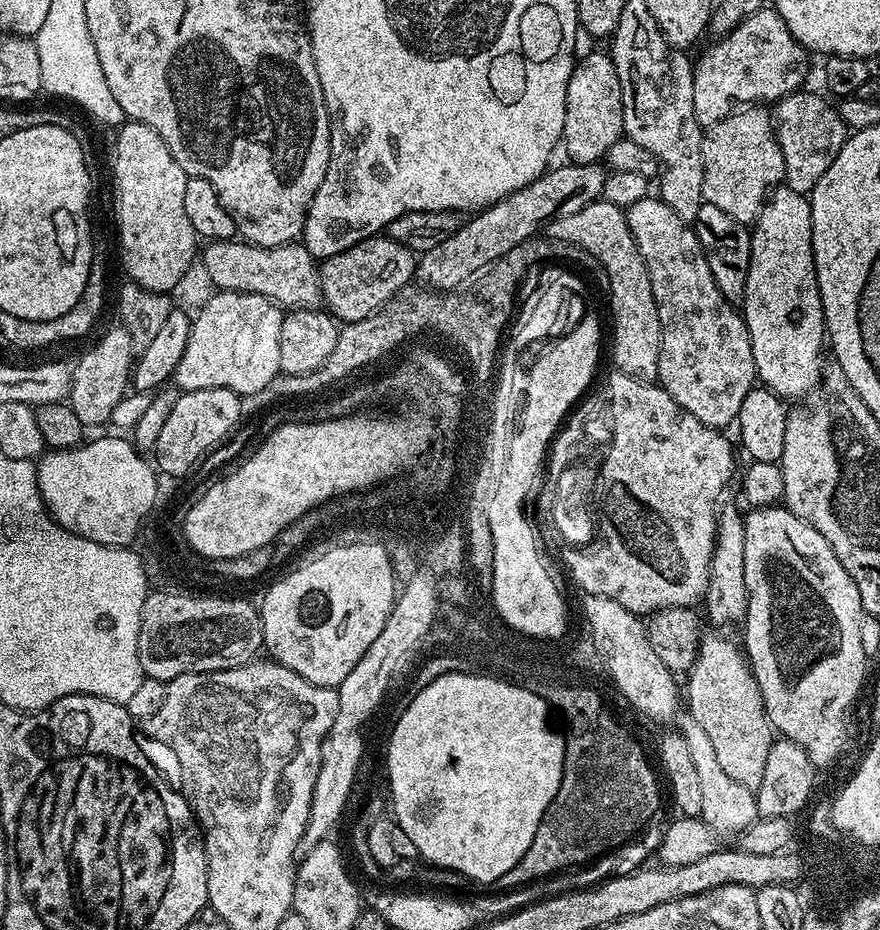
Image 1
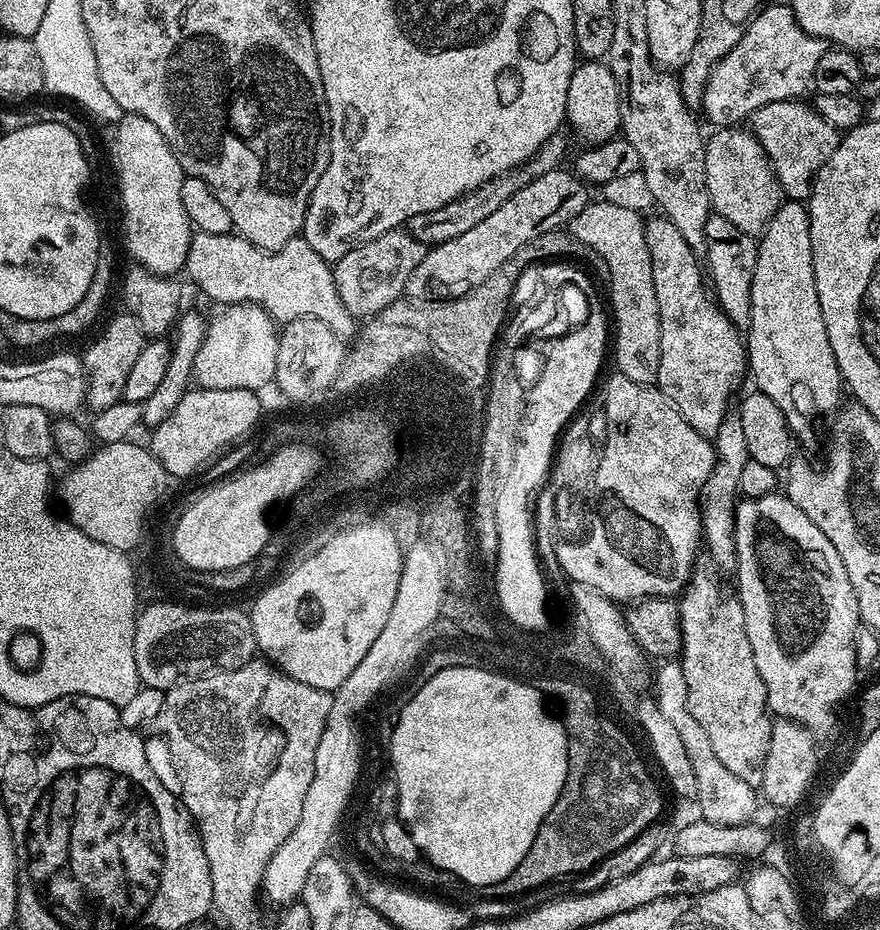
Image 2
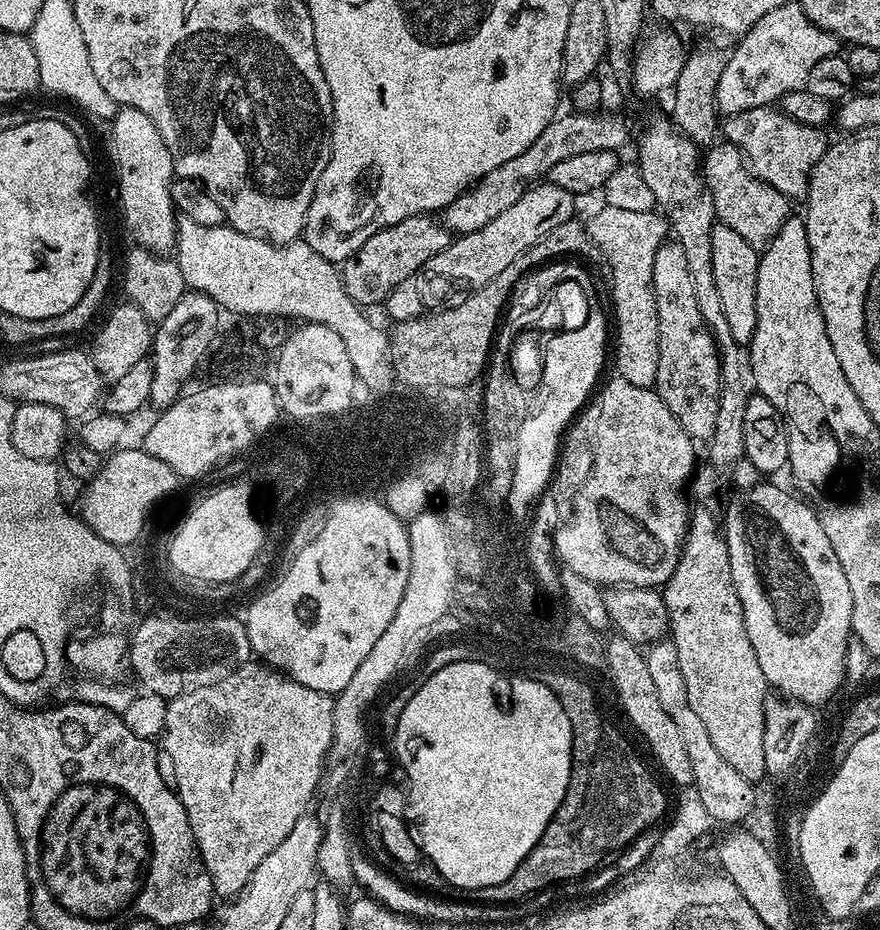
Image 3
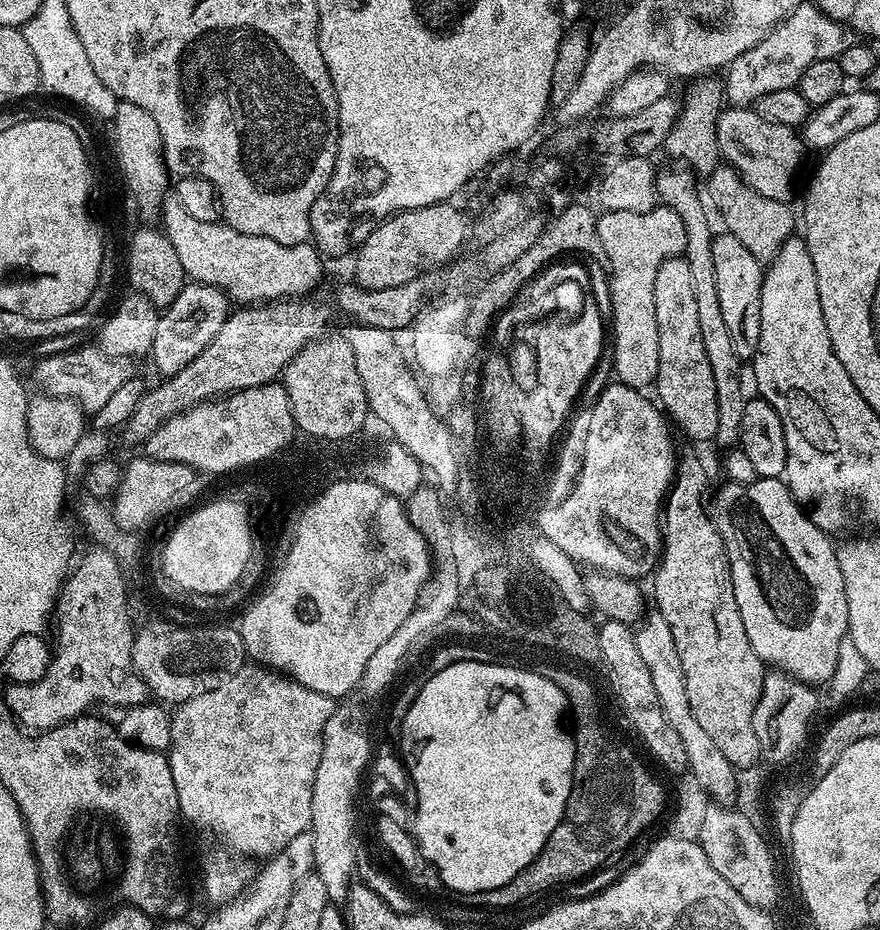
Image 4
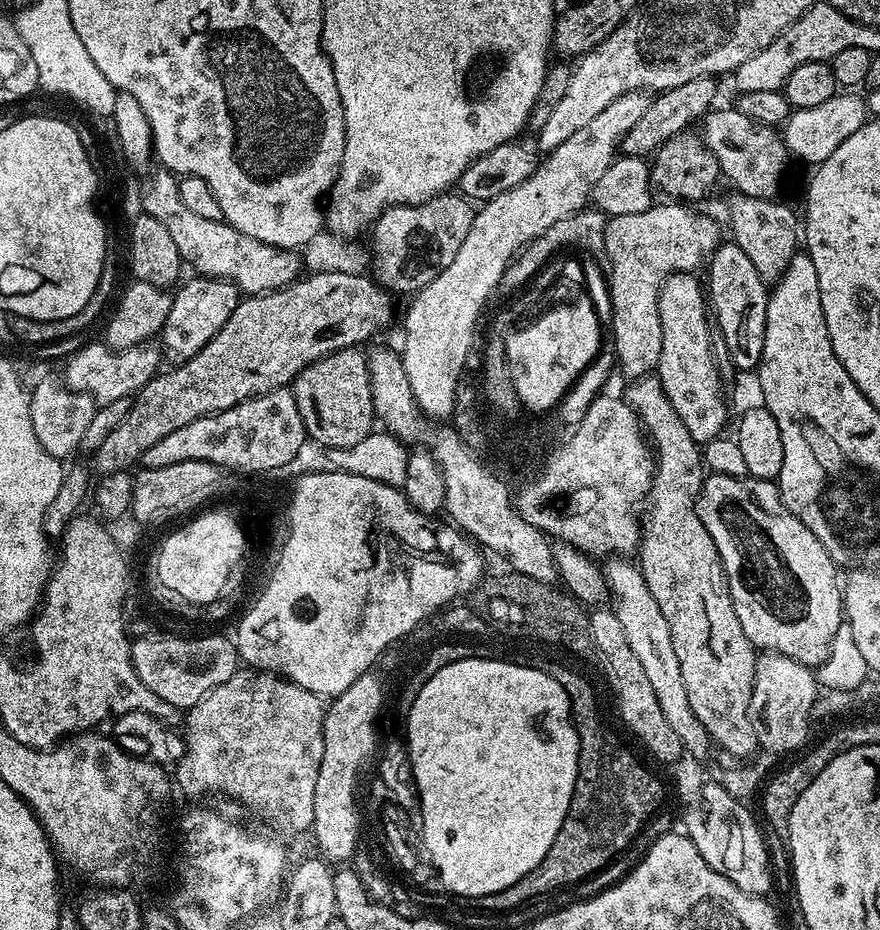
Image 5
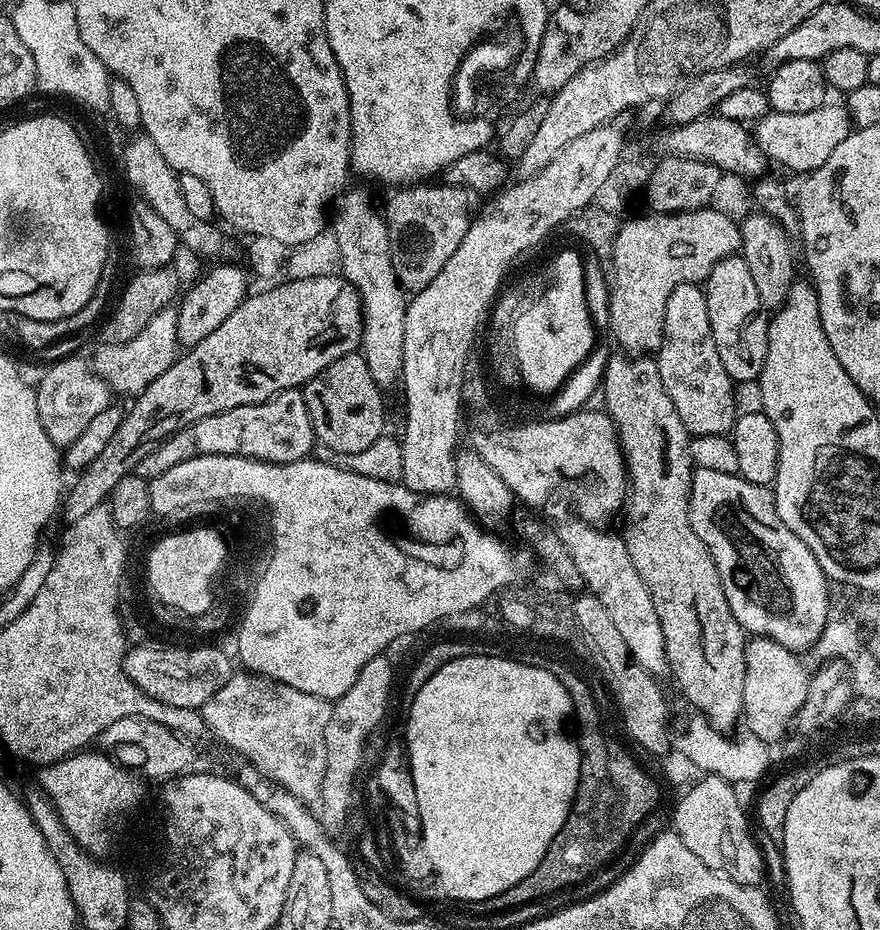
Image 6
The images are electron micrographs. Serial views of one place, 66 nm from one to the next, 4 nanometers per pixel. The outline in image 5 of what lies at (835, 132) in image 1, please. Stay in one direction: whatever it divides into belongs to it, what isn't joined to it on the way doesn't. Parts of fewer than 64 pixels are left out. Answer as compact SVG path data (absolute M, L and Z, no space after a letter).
M728 106L721 112L709 111L702 121L704 144L718 158L723 179L729 180L741 196L753 196L763 200L779 197L780 183L788 168L790 153L784 144L784 137L775 128L746 118L735 106Z

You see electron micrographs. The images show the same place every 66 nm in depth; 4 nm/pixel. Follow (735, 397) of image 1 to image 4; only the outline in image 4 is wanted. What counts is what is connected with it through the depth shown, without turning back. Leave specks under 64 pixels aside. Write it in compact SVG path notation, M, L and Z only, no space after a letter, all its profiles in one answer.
M670 256L662 262L662 266L658 266L658 275L654 278L654 318L658 322L655 399L670 417L671 423L675 427L677 424L690 439L715 441L718 430L718 394L714 394L714 370L710 370L710 358L706 358L706 346L702 346L702 330L698 330L698 313L694 303L690 266L683 256Z

